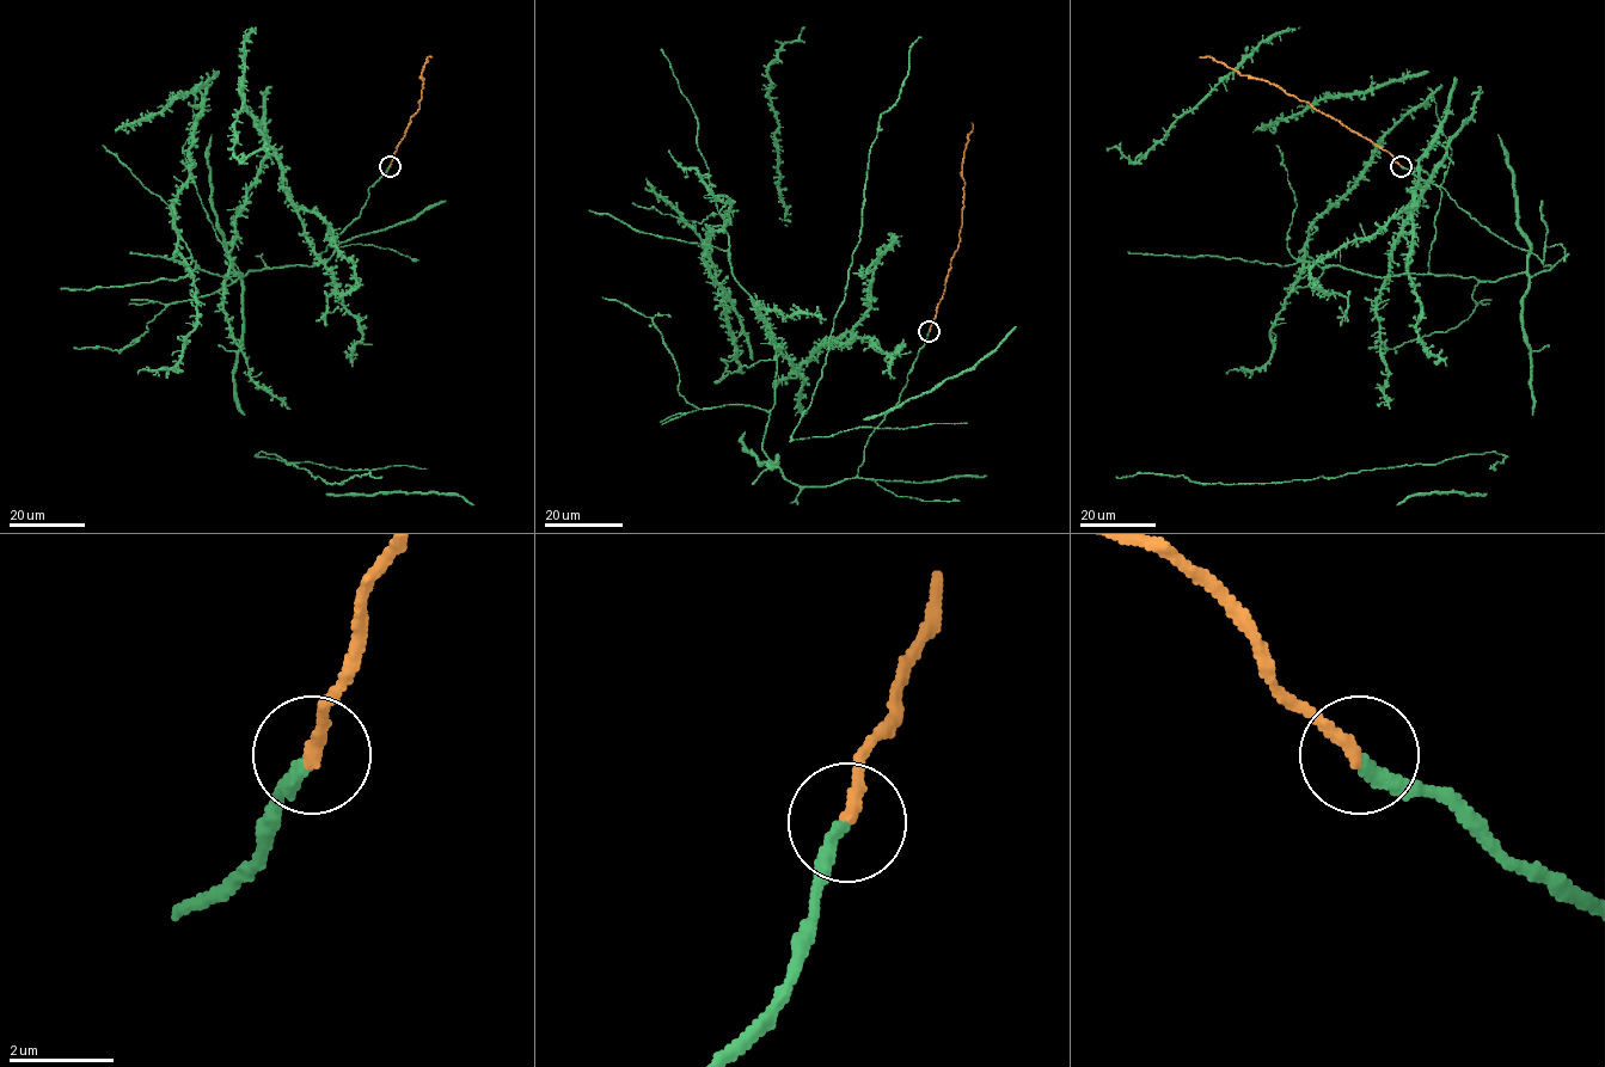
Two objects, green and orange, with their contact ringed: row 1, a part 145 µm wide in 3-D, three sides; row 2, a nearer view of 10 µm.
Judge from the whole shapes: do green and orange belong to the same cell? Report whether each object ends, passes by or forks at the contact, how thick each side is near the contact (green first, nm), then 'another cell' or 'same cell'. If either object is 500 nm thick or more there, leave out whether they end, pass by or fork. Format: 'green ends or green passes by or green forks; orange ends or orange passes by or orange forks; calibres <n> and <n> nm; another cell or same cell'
green ends; orange ends; calibres 280 and 280 nm; same cell

